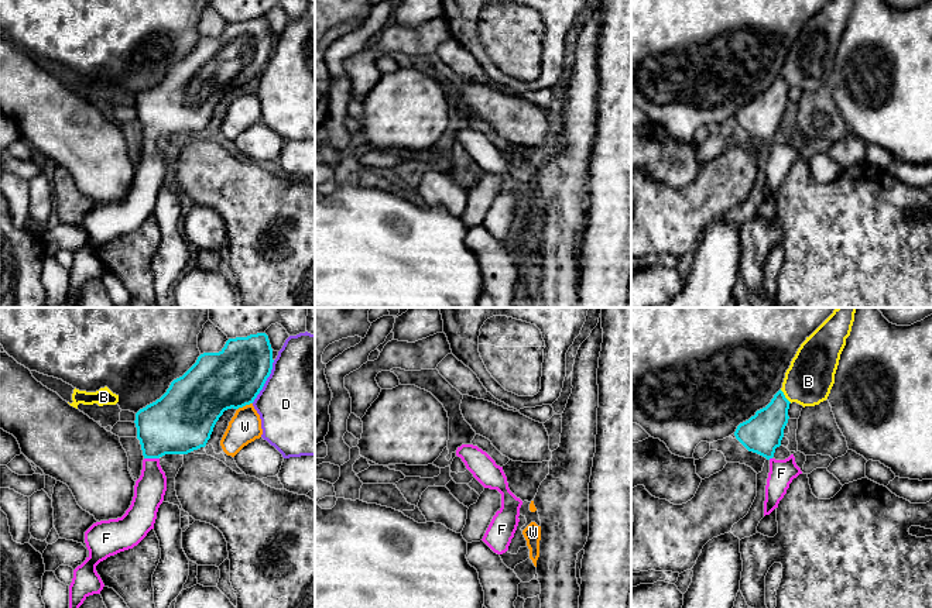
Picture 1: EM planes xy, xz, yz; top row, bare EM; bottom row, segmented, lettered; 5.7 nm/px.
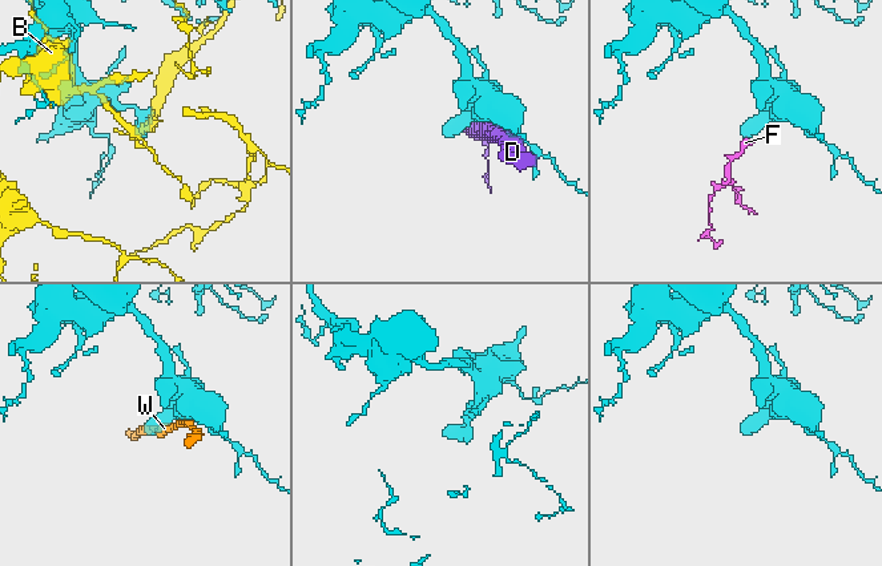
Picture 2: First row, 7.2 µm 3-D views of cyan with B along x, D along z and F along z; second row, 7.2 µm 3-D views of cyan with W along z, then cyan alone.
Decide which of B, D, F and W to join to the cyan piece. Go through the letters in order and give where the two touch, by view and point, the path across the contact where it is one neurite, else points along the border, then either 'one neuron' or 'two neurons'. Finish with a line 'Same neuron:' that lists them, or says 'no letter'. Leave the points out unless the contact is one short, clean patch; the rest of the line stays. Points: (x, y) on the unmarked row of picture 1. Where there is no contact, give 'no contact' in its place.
B: yz (784, 81) | two neurons
D: xy (266, 64) | two neurons
F: xy (151, 141) | across xy (177, 107), (153, 131), (151, 141), (150, 172) | one neuron
W: xy (245, 89) | two neurons
Same neuron: F

